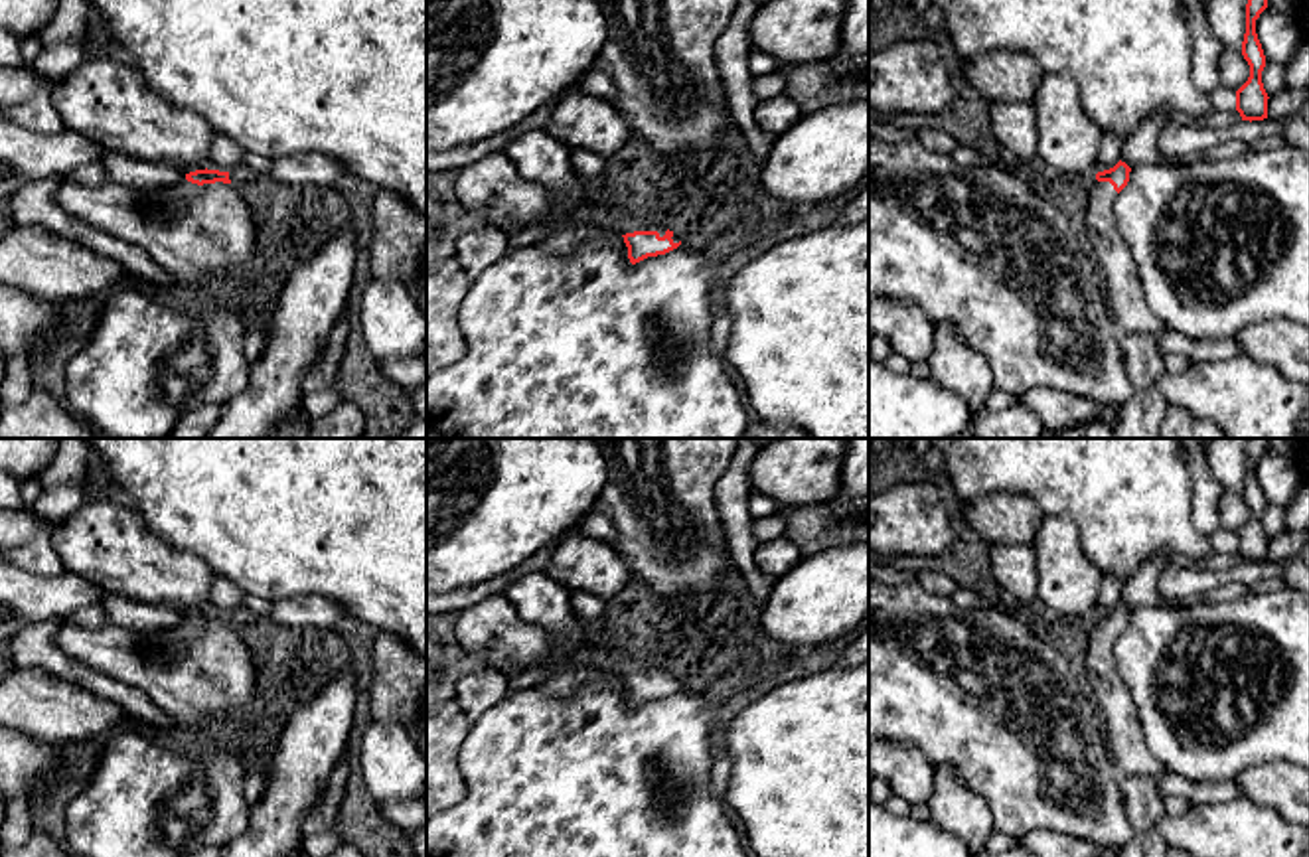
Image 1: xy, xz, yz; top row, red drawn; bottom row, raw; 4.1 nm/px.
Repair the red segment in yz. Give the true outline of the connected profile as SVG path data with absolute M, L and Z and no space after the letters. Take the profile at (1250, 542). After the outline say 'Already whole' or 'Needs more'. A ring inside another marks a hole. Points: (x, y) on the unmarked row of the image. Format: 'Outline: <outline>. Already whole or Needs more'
Outline: M1250 438L1246 446L1246 476L1242 484L1242 498L1250 507L1248 523L1236 533L1236 553L1242 563L1268 561L1268 535L1262 525L1266 498L1256 476L1256 462L1268 450L1270 438Z. Already whole

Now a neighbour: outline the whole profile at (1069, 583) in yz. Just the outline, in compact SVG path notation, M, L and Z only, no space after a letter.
M1044 515L1033 549L1039 575L1037 602L1068 618L1098 616L1104 573L1088 561L1074 521Z

